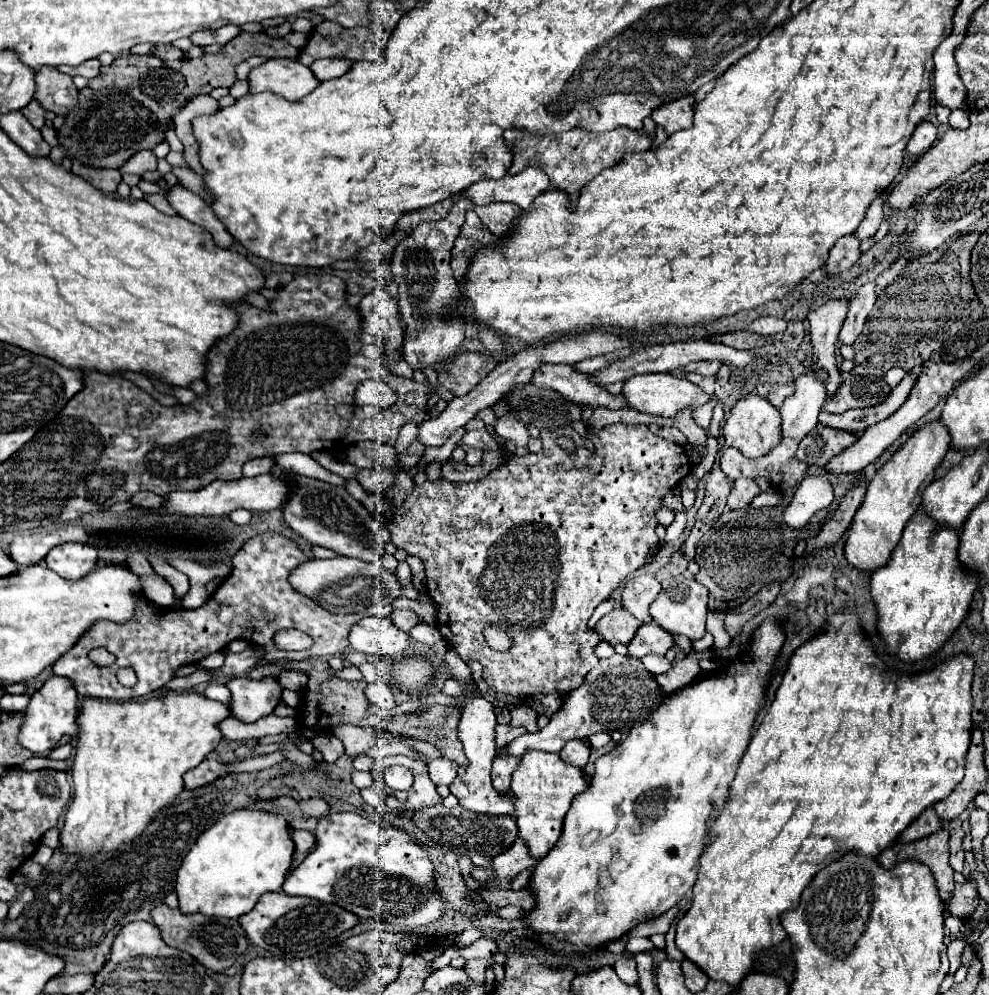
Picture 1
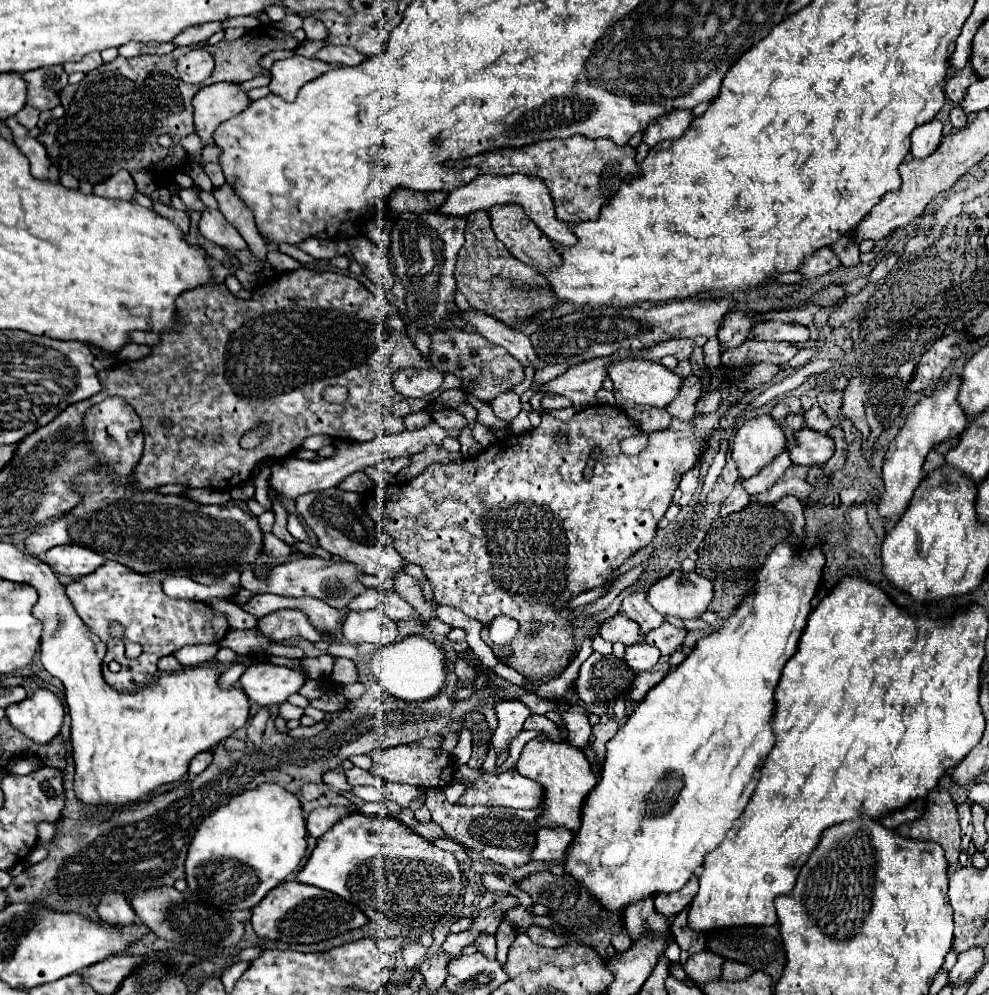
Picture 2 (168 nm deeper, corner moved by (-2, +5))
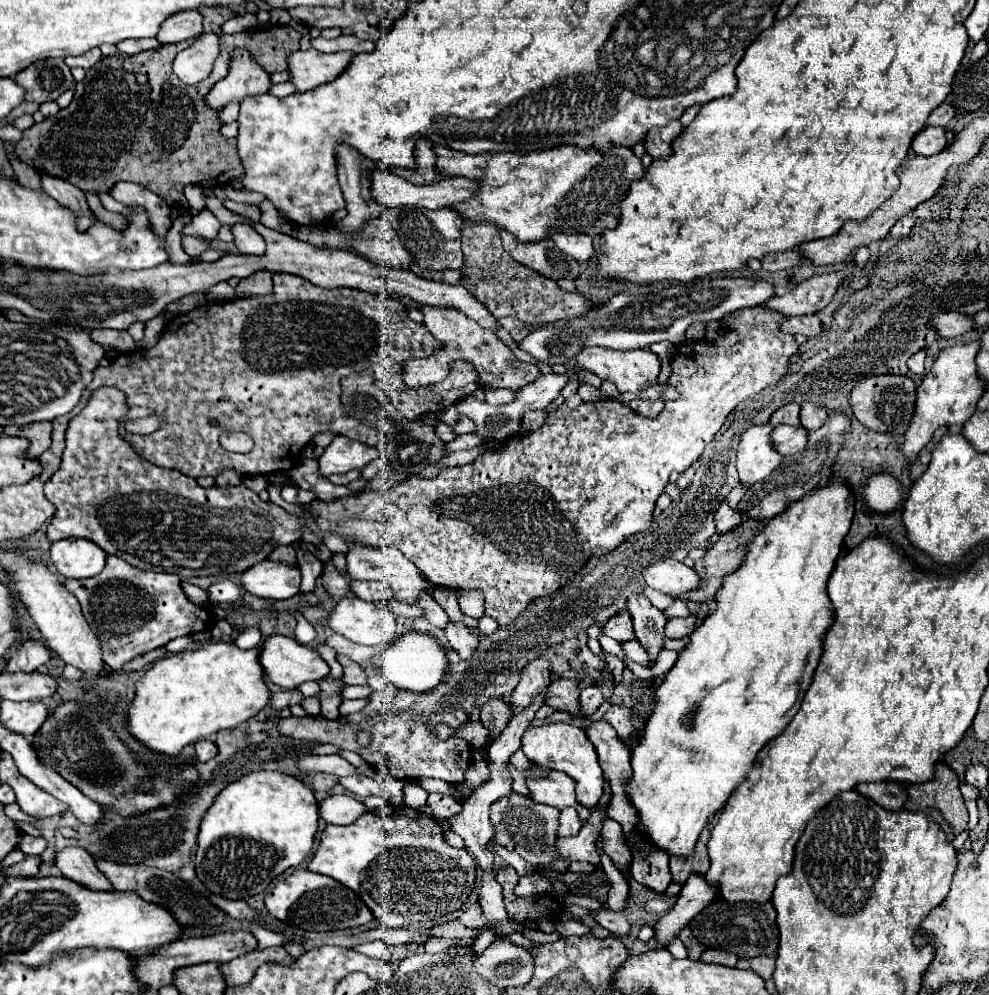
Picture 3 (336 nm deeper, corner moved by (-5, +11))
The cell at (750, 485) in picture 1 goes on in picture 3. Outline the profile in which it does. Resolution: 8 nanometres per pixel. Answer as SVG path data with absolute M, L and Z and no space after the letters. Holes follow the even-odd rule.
M725 502L719 506L719 510L715 512L715 526L717 526L717 534L727 534L731 528L737 528L737 524L743 522L743 516L737 514L737 510L729 508Z

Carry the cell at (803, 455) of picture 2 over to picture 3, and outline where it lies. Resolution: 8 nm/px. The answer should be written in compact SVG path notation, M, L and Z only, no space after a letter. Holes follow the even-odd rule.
M775 426L771 434L771 442L781 456L799 454L807 446L807 430L793 426Z

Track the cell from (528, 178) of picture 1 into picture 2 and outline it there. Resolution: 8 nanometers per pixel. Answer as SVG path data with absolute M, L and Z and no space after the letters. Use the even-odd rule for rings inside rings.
M476 176L470 184L456 188L448 194L444 206L440 208L440 214L448 216L468 216L474 210L490 210L496 204L520 204L524 212L536 222L536 226L556 244L560 246L572 246L576 244L576 236L572 234L570 226L554 216L554 202L550 200L550 190L542 180L534 180L534 176Z

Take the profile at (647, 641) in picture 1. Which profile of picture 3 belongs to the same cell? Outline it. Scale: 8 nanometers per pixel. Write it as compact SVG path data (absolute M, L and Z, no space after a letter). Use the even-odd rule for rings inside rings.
M693 614L687 618L671 618L667 620L665 636L667 638L687 638L695 630L695 624L697 624L697 618Z

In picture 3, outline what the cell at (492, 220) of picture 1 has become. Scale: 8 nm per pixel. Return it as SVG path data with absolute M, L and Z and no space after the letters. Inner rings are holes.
M499 230L501 240L503 240L503 250L519 264L539 272L545 278L551 280L577 280L581 270L577 260L573 260L569 254L557 250L553 240L541 240L541 242L531 242L523 244L513 238L513 234Z

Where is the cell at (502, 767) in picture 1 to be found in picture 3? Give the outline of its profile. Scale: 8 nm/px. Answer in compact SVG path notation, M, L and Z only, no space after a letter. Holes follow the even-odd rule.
M545 658L531 660L525 670L521 670L521 680L513 690L511 704L515 710L523 710L533 702L533 696L551 684L551 662Z

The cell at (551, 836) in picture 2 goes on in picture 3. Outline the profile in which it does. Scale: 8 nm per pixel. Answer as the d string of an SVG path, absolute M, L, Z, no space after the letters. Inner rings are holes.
M563 808L561 810L561 818L559 818L561 826L559 826L559 836L575 836L579 832L579 828L583 826L583 822L577 816L577 810L573 808Z

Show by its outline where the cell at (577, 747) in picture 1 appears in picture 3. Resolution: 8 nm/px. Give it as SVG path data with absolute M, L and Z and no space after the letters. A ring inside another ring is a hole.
M589 686L589 688L581 690L581 710L583 710L583 714L591 716L603 702L605 702L605 696L597 686Z

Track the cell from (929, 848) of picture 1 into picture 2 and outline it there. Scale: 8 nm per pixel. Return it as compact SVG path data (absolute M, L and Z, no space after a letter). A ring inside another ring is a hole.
M938 786L928 794L928 806L926 806L924 816L920 820L914 820L912 824L908 824L908 838L914 838L918 842L936 842L944 848L948 864L958 862L958 856L960 856L960 824L958 824L956 806L954 806L952 796L946 788Z

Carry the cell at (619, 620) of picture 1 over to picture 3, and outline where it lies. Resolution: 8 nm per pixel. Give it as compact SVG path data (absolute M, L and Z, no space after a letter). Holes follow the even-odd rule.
M619 612L613 618L609 618L609 622L605 624L603 630L605 630L607 636L611 636L617 642L627 642L627 640L635 638L633 622L629 618L629 612Z

